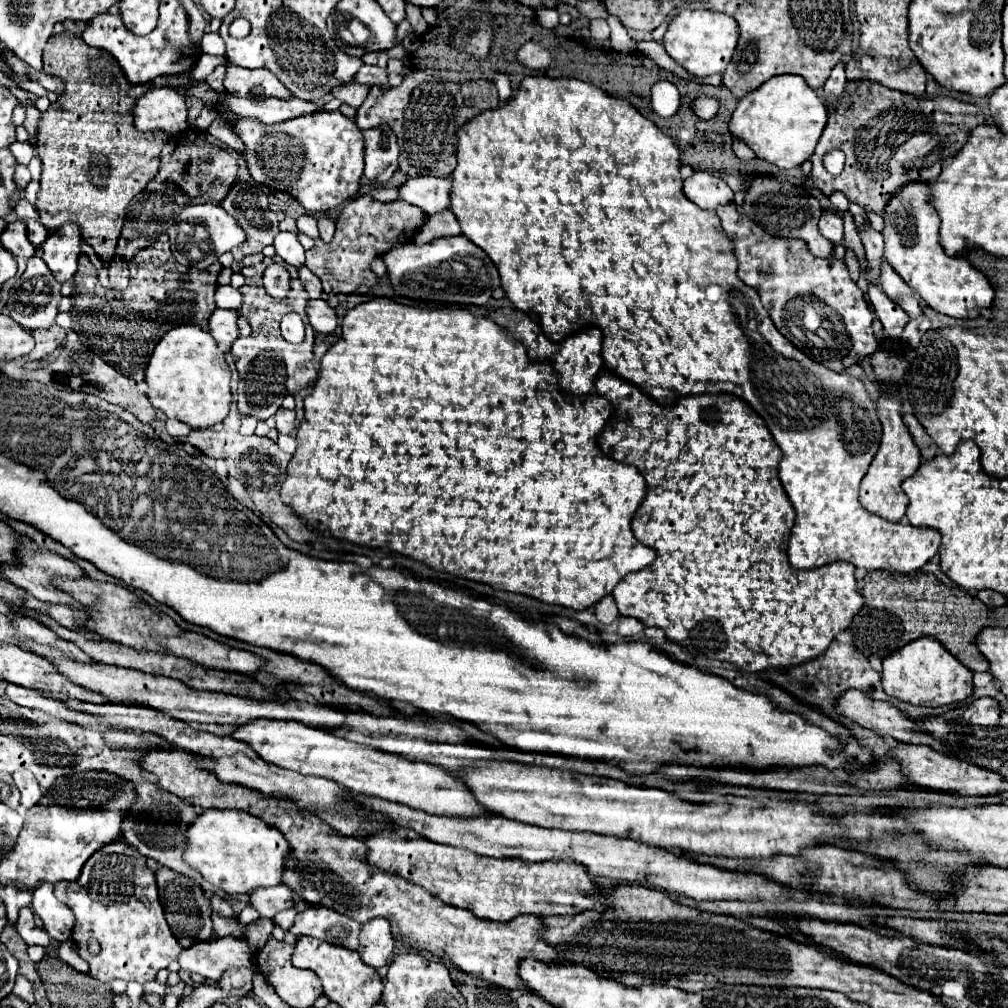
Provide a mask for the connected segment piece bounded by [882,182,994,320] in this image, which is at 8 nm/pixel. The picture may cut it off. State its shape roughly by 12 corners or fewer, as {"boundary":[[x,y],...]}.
{"boundary":[[928,184],[888,202],[884,258],[936,312],[970,320],[986,276],[938,242]]}

